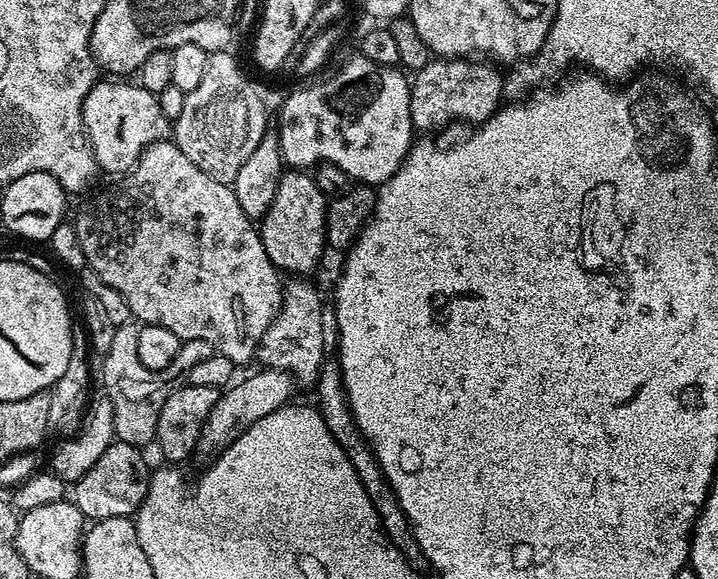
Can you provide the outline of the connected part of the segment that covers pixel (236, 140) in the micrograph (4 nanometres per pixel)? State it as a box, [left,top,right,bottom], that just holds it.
[174,50,269,184]

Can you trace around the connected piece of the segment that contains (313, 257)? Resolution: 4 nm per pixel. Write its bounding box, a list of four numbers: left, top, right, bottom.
[258,170,328,278]

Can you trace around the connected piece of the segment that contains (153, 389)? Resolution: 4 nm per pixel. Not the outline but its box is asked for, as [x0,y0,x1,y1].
[103,322,169,446]

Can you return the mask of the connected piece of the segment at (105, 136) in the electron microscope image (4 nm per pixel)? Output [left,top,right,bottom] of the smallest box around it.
[84,82,170,174]

